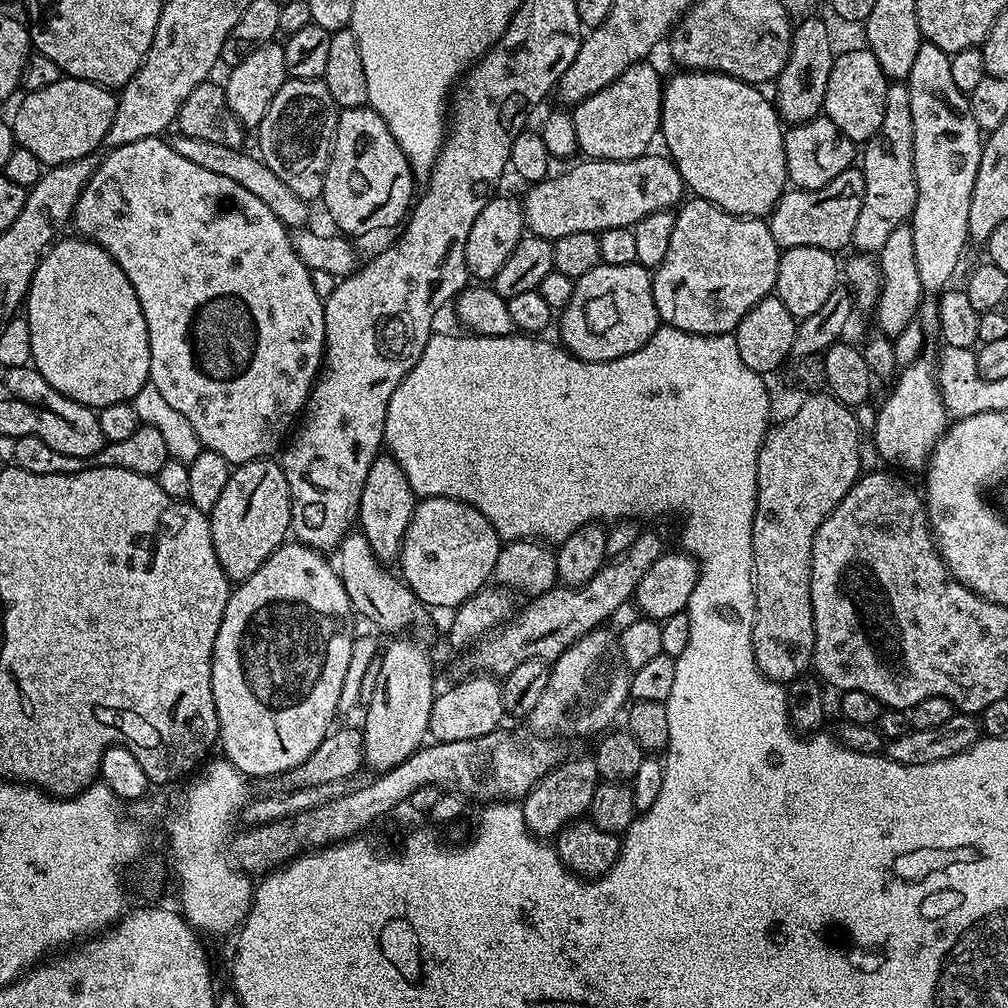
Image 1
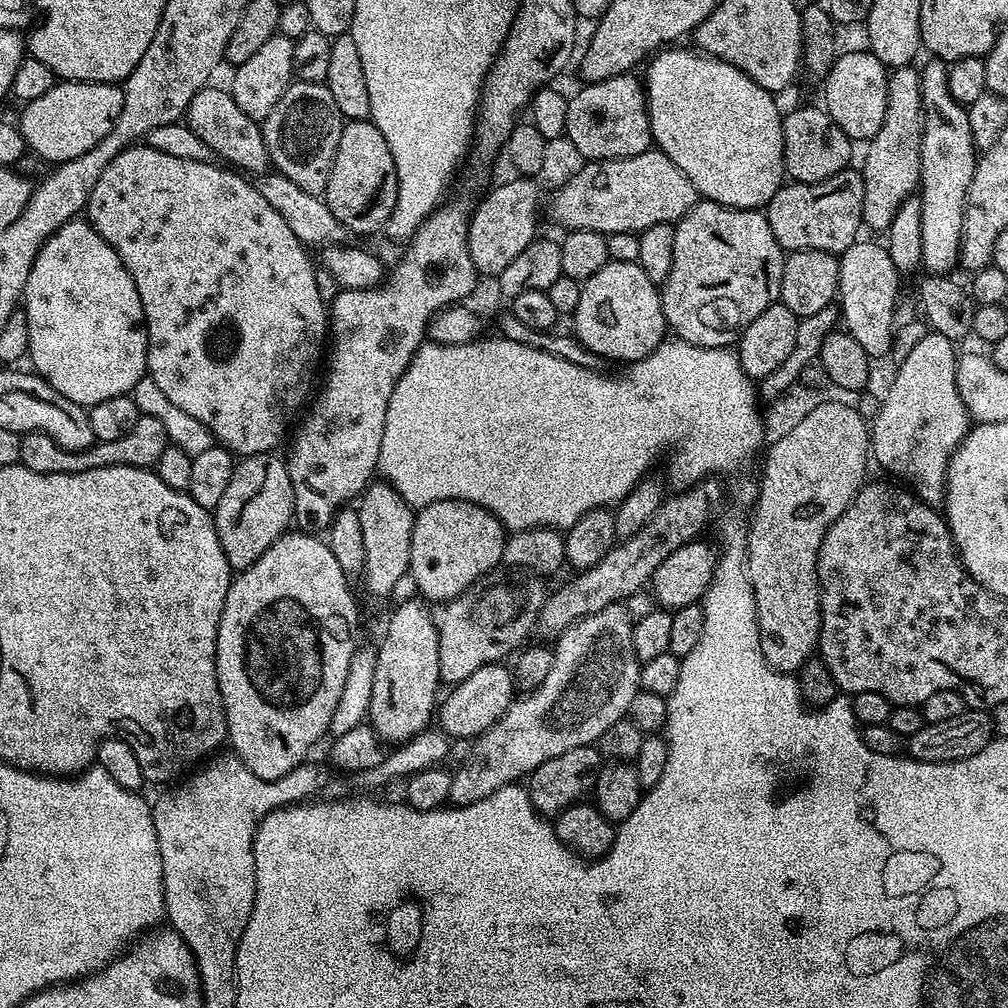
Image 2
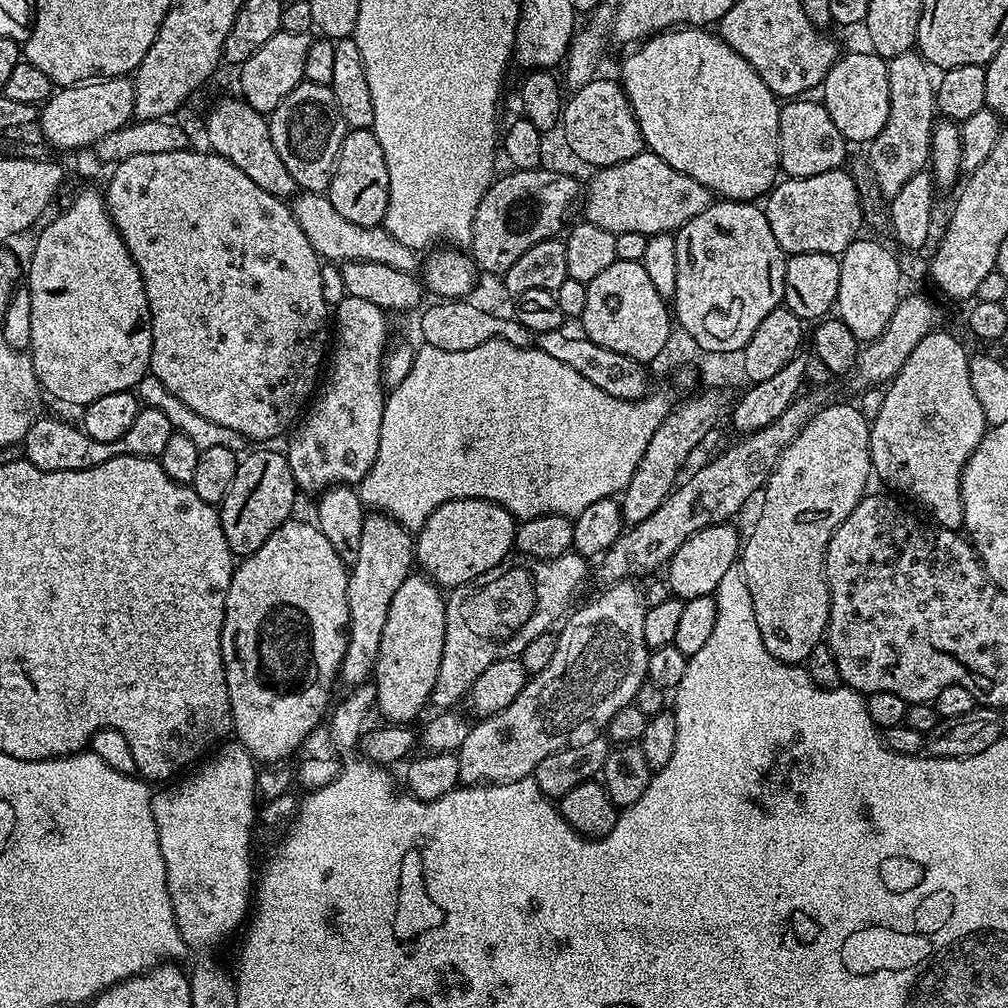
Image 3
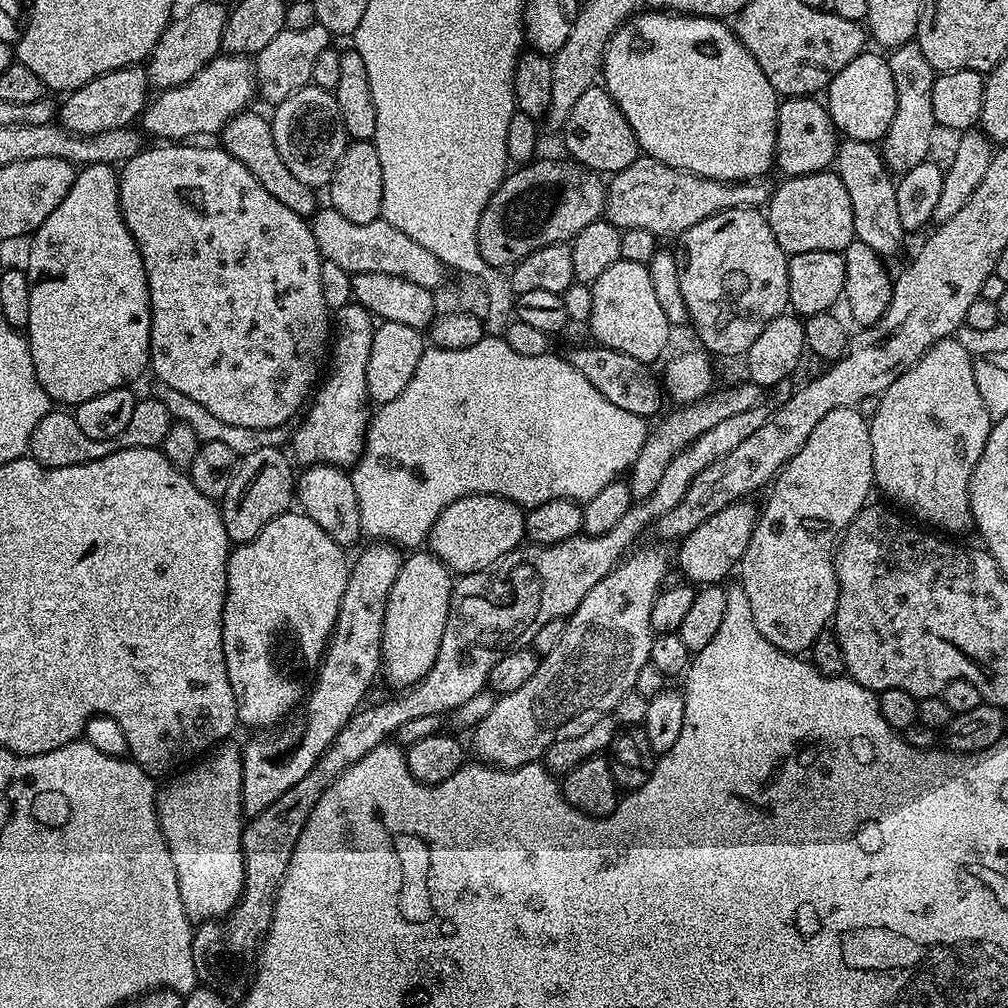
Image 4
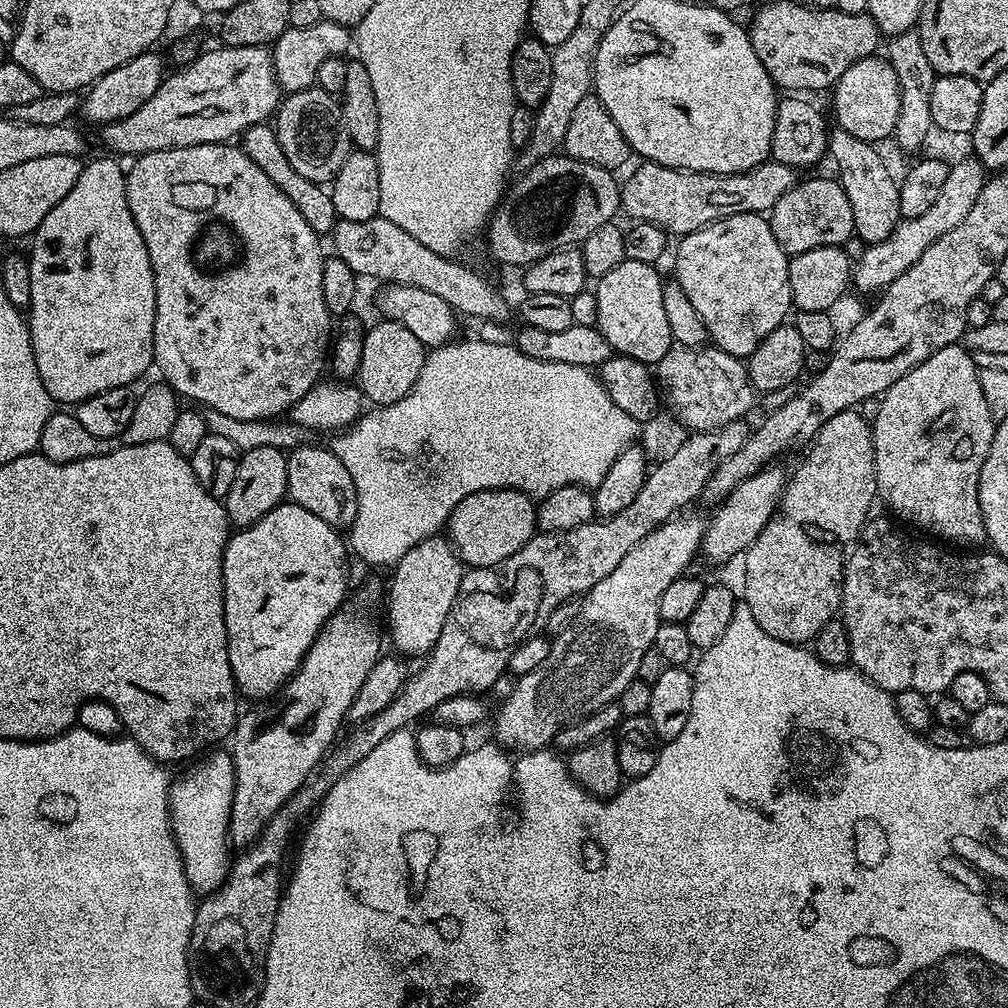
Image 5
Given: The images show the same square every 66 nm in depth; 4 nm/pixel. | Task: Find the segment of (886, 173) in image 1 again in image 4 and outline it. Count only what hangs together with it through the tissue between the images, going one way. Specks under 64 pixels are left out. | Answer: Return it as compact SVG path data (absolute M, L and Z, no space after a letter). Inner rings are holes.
M914 42L891 49L886 59L890 66L890 74L894 74L894 118L890 122L888 132L882 141L884 163L893 173L903 174L914 166L929 159L932 148L932 135L938 132L934 118L934 106L931 105L931 90L937 78L930 62L926 62L926 54Z

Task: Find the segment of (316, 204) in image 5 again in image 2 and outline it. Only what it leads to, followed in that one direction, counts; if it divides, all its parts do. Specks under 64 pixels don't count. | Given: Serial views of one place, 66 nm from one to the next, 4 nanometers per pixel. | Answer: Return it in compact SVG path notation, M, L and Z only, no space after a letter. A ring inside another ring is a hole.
M205 86L198 90L198 94L194 94L186 113L188 128L194 130L194 134L198 134L198 138L202 138L202 142L206 142L206 146L212 148L213 157L219 158L225 165L244 174L267 173L270 161L263 127L254 118L250 118L246 110L238 106L238 102L234 102L231 91L224 89L223 92L220 88L212 87Z

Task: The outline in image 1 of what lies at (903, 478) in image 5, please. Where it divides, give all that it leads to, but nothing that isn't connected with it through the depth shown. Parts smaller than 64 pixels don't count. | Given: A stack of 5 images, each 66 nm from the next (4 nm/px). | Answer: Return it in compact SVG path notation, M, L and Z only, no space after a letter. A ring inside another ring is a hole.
M924 351L914 363L901 369L890 396L877 409L872 441L879 459L885 463L910 470L923 469L937 441L949 427L950 417L936 382L936 356L930 352Z

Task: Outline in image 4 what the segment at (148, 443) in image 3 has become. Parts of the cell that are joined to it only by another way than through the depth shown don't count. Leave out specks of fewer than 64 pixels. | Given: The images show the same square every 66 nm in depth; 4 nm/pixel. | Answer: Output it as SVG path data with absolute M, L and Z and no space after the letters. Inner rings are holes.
M137 399L134 406L134 418L130 418L130 426L122 430L119 440L103 440L89 438L78 427L75 415L68 410L49 410L46 418L34 426L34 434L28 443L31 459L38 461L47 468L61 468L62 466L78 466L86 462L94 462L98 458L106 458L106 454L116 452L119 448L159 448L162 438L170 430L173 416L158 399ZM60 411L60 412L56 412Z

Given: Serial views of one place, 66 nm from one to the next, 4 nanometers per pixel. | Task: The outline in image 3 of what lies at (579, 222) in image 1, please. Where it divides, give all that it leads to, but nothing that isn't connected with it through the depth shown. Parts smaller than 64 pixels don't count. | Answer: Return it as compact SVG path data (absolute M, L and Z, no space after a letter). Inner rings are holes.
M650 151L639 152L626 162L602 168L586 184L588 190L587 223L602 226L611 232L633 232L643 236L657 236L659 232L675 233L690 218L698 218L702 210L714 203L713 193L702 182L694 182L686 174L674 170L662 158Z

